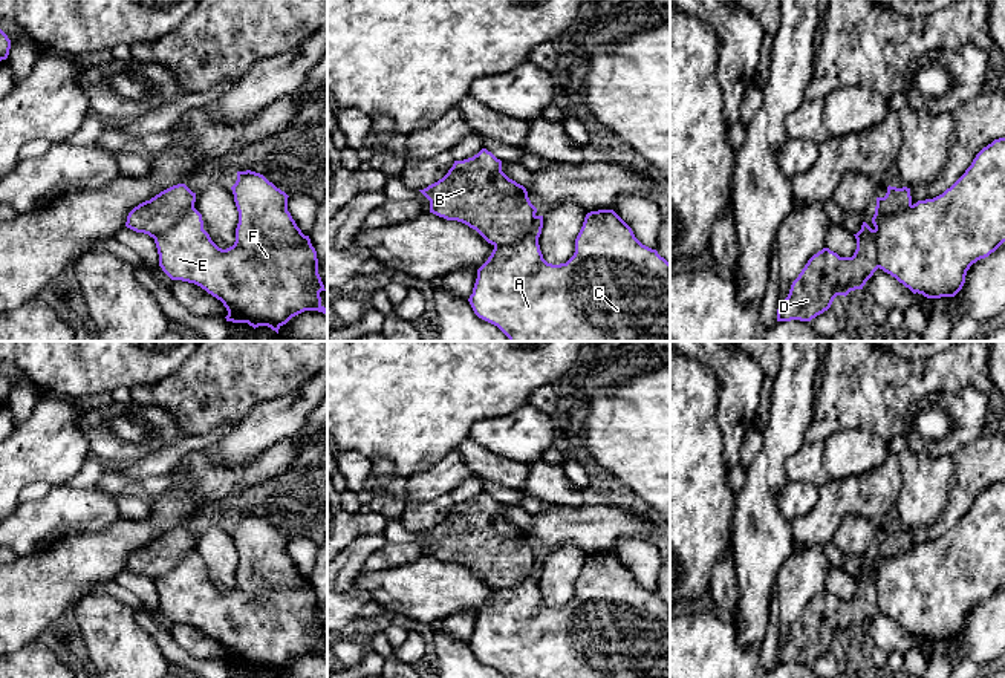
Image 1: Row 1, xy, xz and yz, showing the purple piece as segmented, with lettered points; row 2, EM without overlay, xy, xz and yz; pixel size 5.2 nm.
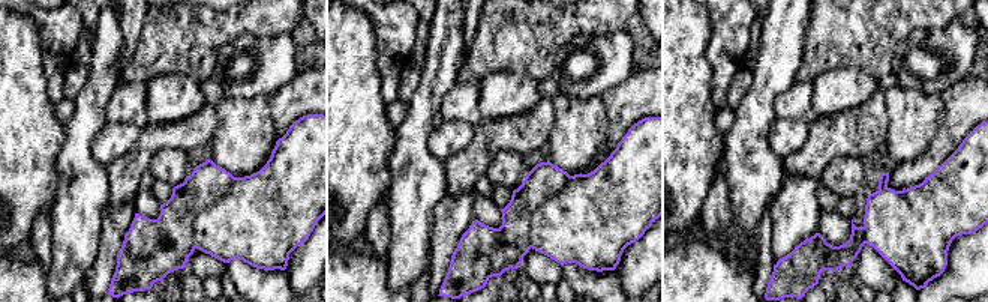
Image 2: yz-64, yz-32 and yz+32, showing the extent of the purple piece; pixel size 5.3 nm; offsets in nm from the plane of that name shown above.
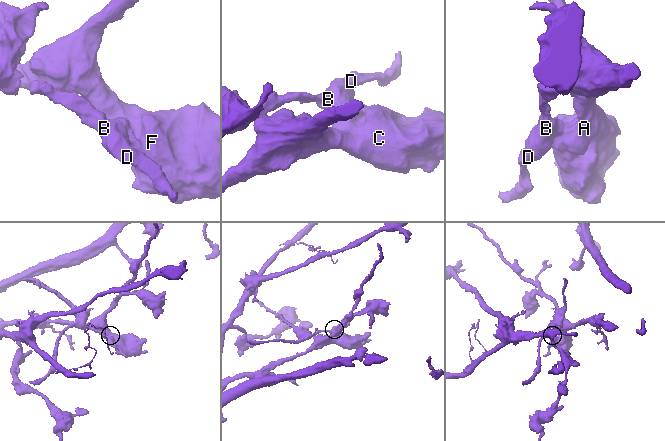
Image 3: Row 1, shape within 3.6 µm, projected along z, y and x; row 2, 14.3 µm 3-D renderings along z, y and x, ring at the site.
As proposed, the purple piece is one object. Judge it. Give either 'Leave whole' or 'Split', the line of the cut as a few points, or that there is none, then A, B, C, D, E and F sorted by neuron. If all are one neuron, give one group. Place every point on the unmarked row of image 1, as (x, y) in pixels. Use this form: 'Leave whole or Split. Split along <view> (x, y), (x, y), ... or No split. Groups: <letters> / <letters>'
Split. Split along yz (910, 547), (892, 556), (877, 573), (877, 609). Groups: A C E F / B D

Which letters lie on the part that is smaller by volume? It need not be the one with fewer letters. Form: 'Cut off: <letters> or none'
Cut off: B, D

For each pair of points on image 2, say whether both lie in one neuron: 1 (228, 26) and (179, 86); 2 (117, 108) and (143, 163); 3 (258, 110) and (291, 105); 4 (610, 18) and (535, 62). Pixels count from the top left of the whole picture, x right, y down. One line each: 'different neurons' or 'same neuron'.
1: different neurons
2: different neurons
3: different neurons
4: same neuron

